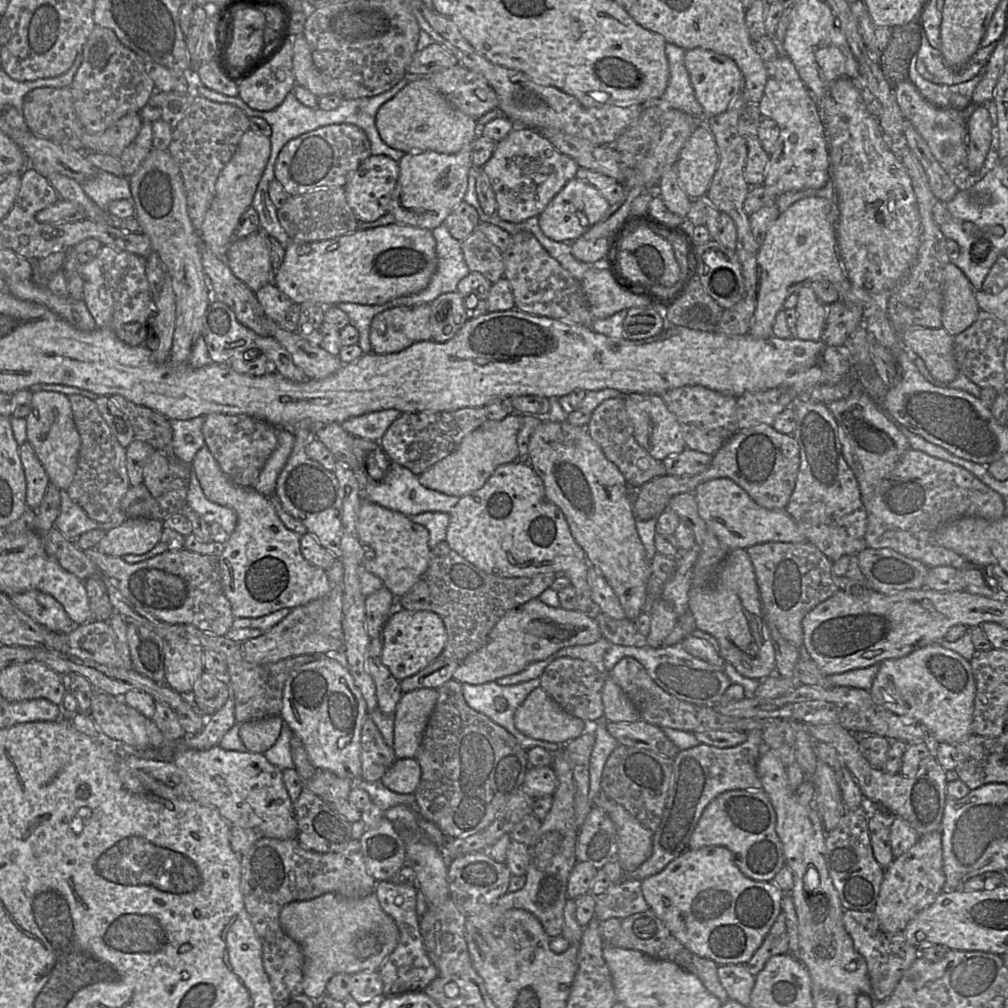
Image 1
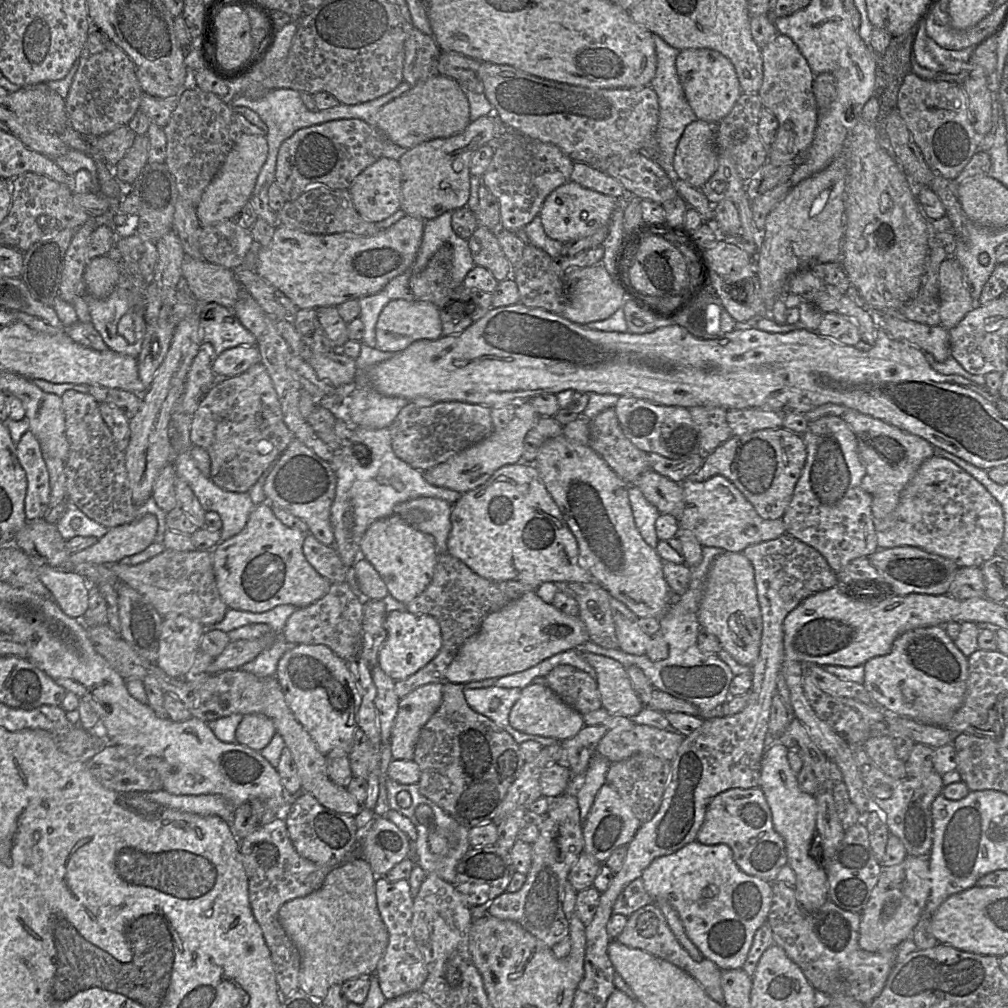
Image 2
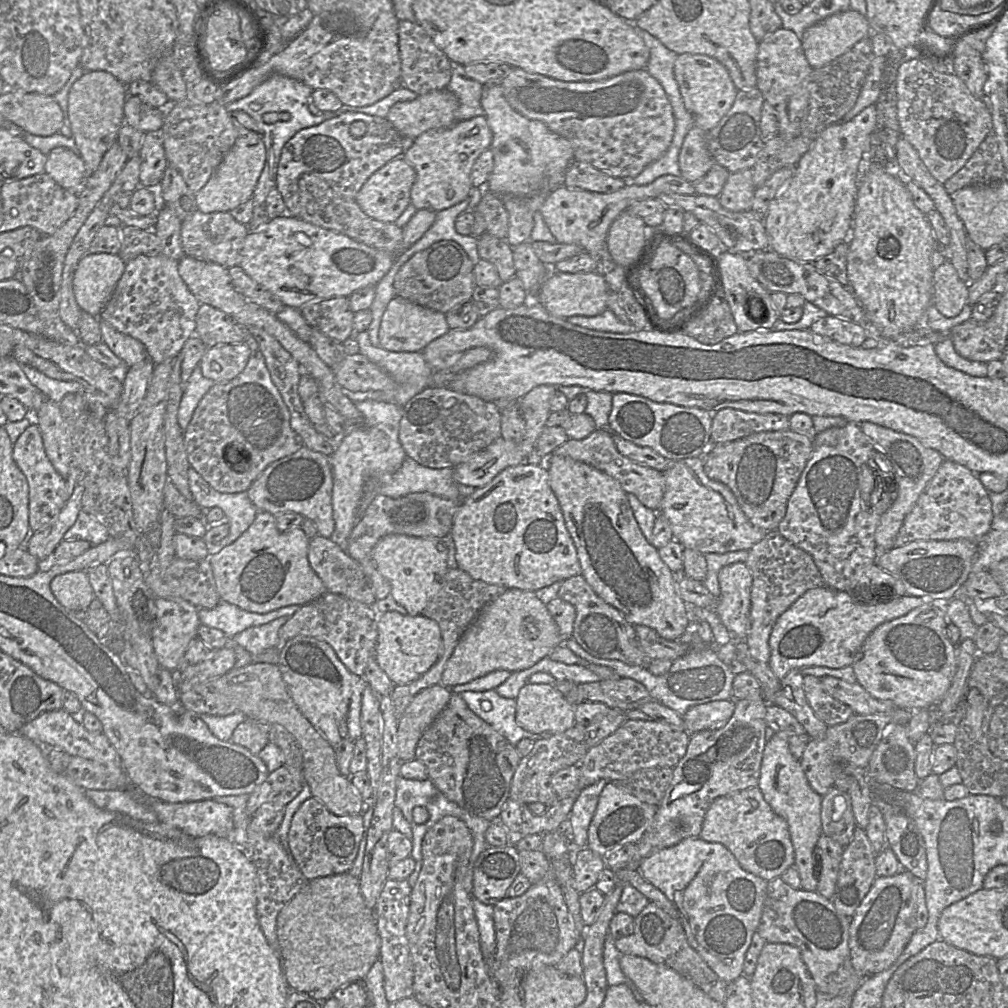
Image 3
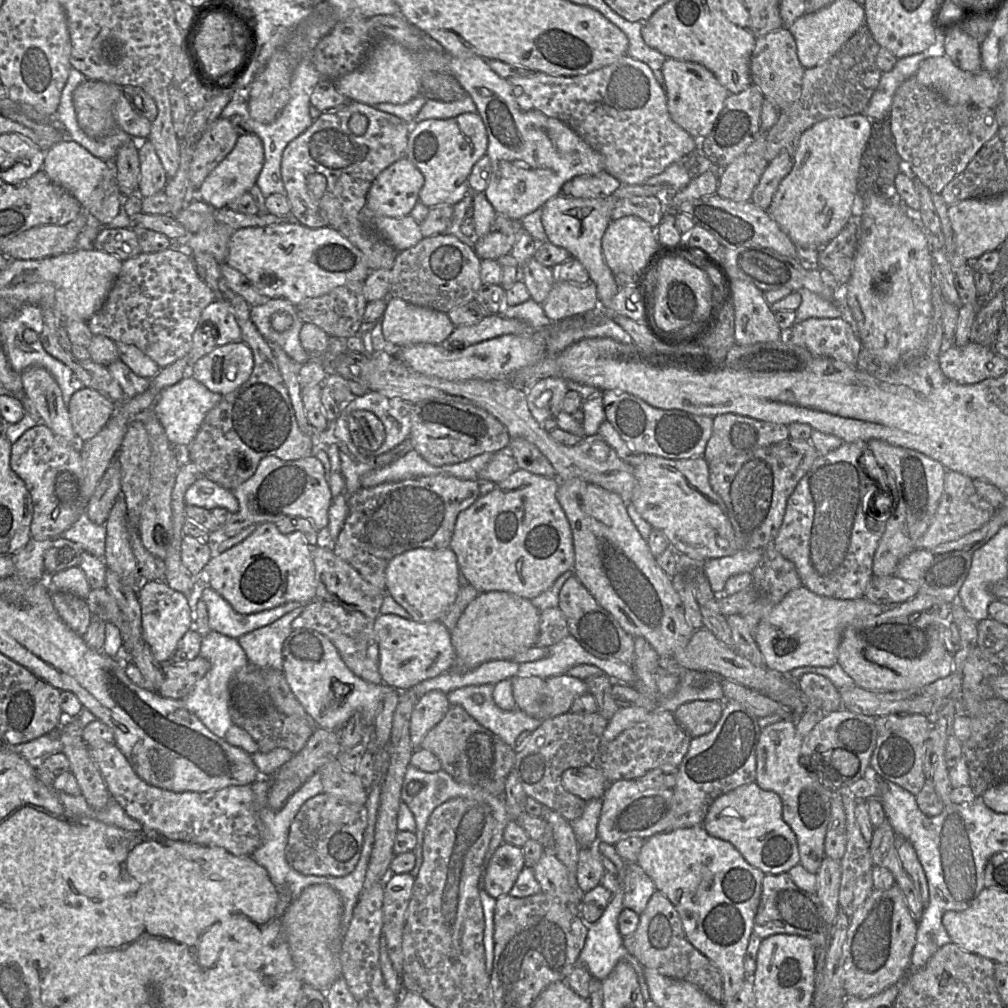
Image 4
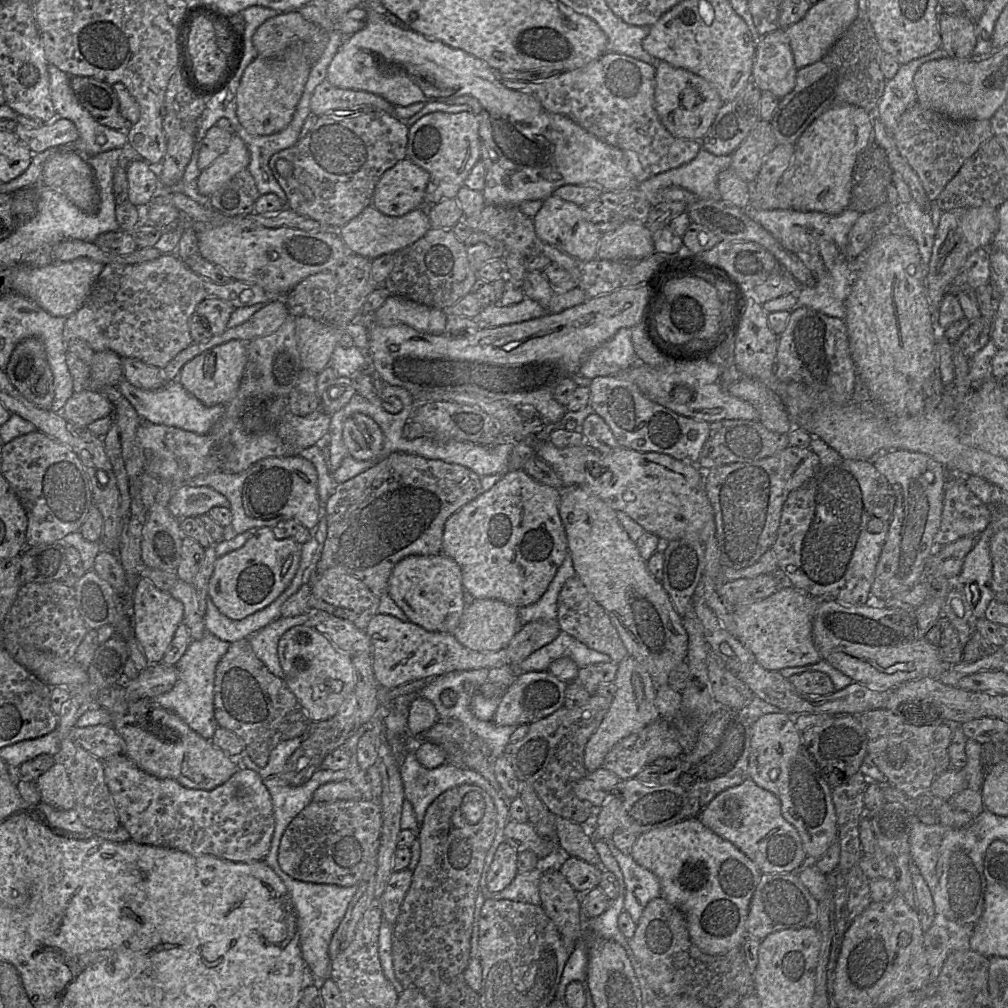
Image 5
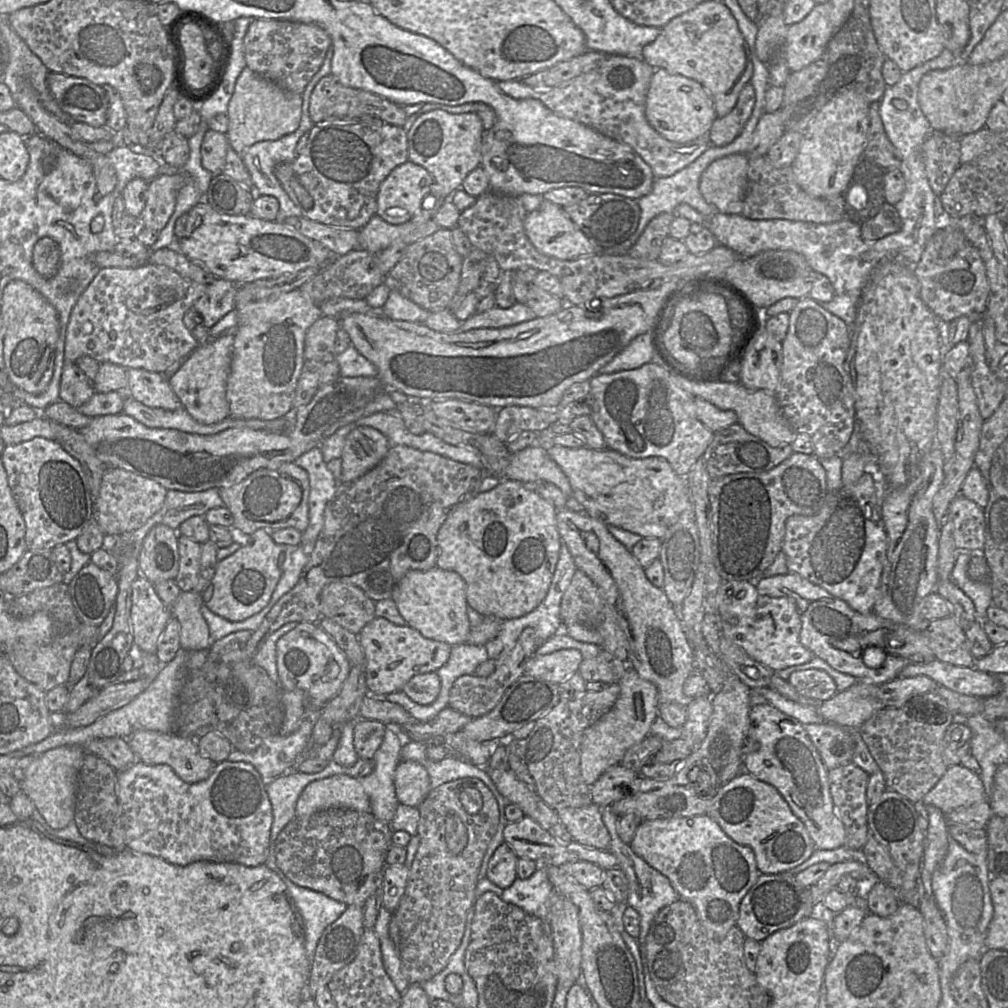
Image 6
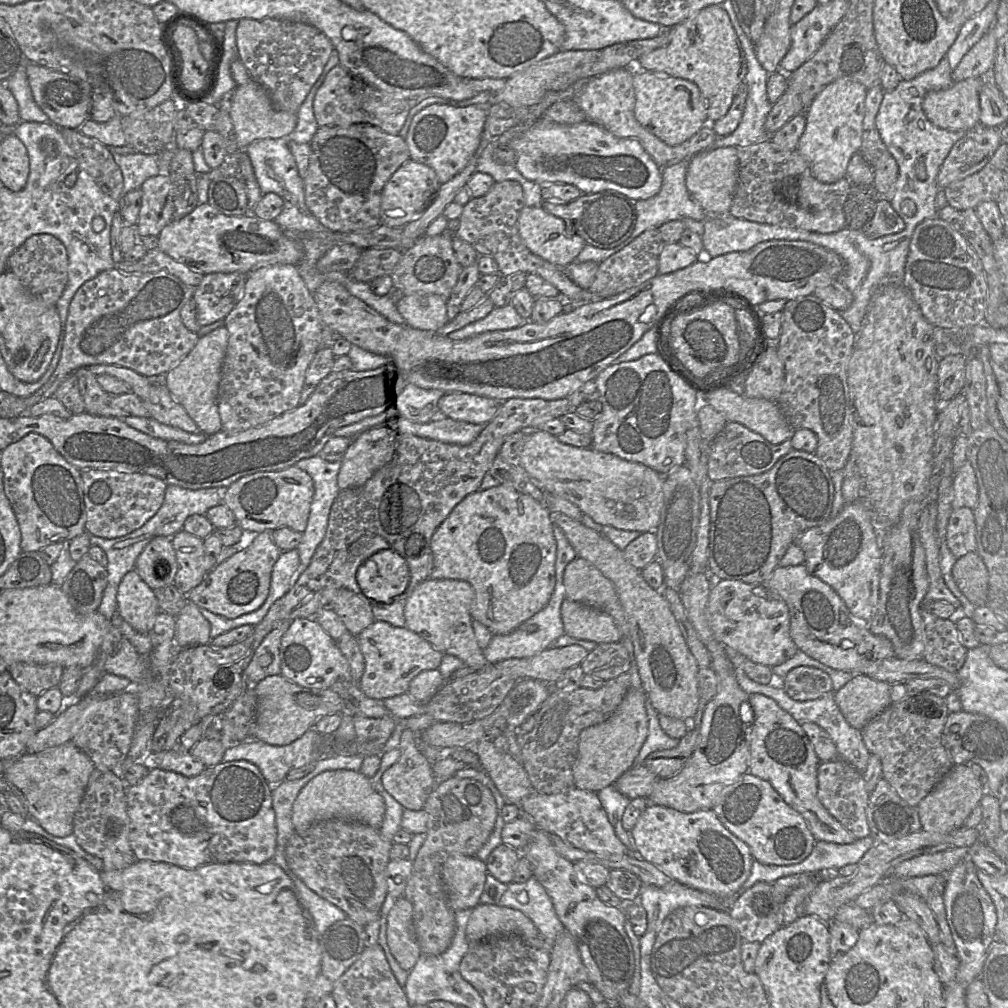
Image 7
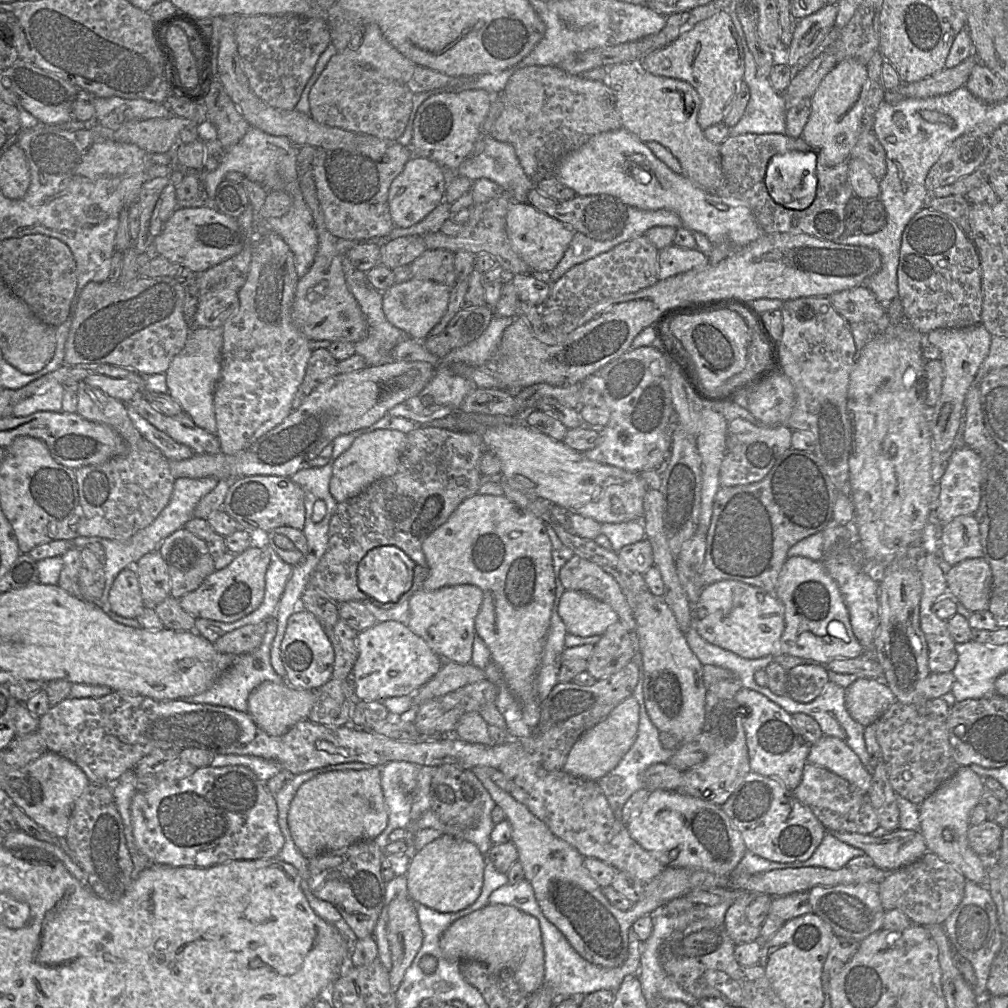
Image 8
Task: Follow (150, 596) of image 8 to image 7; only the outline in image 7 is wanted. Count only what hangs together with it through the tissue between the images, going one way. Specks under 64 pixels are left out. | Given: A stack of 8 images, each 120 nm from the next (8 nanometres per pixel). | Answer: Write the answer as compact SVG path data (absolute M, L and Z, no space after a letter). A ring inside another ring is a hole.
M155 537L136 561L135 571L152 590L174 582L178 564L171 538Z

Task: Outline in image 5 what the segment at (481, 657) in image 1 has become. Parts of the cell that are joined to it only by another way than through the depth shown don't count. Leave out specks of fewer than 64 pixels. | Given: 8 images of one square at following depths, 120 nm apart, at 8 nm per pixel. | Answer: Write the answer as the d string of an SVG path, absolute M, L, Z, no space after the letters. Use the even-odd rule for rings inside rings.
M466 594L466 606L453 635L462 646L475 652L495 652L505 649L522 627L518 619L518 609L499 600L472 599Z

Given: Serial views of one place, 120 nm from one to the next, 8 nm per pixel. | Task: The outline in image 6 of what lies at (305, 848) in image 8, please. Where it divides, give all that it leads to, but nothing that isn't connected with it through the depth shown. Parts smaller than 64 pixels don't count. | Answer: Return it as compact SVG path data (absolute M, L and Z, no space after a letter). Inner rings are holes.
M337 774L310 782L300 794L296 817L328 808L348 808L371 813L370 800L361 783L352 776Z

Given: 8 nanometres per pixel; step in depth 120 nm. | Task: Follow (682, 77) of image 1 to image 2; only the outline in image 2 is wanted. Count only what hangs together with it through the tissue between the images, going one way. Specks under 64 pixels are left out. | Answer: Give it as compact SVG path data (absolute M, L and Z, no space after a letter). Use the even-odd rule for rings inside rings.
M653 34L653 39L655 43L657 67L650 86L657 93L659 102L659 120L655 131L659 156L656 158L656 162L668 175L673 175L673 159L680 138L685 128L698 119L685 97L683 87L677 74L676 58L680 50L671 47L656 34Z

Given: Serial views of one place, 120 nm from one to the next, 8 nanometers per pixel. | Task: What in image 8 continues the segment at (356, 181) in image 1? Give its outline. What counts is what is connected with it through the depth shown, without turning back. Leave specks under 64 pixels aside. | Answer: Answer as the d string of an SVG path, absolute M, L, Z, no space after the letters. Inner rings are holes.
M413 155L389 188L388 205L394 226L407 228L426 217L444 200L446 184L447 172L441 166L428 158Z

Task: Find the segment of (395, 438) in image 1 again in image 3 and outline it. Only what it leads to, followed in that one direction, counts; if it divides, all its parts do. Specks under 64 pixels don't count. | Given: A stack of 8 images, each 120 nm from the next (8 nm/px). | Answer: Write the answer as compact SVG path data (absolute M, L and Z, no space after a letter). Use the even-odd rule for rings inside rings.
M427 387L403 407L399 441L408 457L428 468L455 468L500 437L501 409L476 396Z

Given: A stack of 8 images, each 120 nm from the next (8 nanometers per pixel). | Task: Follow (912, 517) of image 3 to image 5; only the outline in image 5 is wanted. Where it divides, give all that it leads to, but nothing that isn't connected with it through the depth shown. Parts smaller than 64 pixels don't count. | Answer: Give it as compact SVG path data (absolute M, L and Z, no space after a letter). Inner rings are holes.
M965 479L947 483L941 523L934 546L942 547L966 536L979 536L990 523L990 512L966 486Z

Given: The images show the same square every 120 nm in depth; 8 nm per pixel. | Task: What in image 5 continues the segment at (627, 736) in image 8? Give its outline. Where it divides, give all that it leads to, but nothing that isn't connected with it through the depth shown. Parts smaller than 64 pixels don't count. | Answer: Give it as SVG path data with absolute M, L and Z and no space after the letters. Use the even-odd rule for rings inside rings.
M627 655L617 665L614 684L616 691L611 705L585 747L584 765L587 772L601 768L608 752L621 739L642 729L660 717L655 704L656 686L649 673L630 655Z

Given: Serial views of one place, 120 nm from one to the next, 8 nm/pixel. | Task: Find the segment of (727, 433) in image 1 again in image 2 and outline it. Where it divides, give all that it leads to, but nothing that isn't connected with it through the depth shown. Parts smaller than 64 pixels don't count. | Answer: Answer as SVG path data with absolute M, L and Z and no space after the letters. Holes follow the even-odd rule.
M694 406L688 408L699 434L699 455L708 457L717 447L732 436L722 407Z

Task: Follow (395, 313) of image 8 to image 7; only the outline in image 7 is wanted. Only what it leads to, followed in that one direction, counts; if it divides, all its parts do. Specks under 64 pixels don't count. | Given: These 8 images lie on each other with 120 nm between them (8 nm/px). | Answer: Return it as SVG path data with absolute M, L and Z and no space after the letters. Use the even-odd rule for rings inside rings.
M405 295L396 302L396 307L406 324L415 329L436 332L450 321L447 299L440 295Z

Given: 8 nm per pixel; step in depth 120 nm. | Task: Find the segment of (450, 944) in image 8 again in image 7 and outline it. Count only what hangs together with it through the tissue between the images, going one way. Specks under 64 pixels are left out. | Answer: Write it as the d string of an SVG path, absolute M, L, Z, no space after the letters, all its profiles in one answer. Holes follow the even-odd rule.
M477 904L466 927L468 942L504 935L516 935L527 944L541 948L547 946L535 924L524 913L508 907Z

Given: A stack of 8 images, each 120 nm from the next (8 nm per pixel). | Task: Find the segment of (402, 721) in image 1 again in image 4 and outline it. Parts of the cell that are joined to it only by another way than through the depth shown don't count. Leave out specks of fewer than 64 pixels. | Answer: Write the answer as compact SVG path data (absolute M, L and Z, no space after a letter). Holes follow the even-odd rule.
M432 690L418 698L410 719L410 740L414 750L421 747L426 734L435 727L451 707L446 693Z

